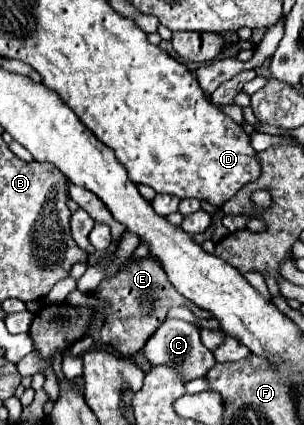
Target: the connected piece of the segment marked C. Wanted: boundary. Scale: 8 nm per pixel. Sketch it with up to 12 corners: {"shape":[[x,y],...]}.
{"shape":[[167,319],[143,347],[145,359],[183,379],[203,377],[213,353],[199,329]]}

